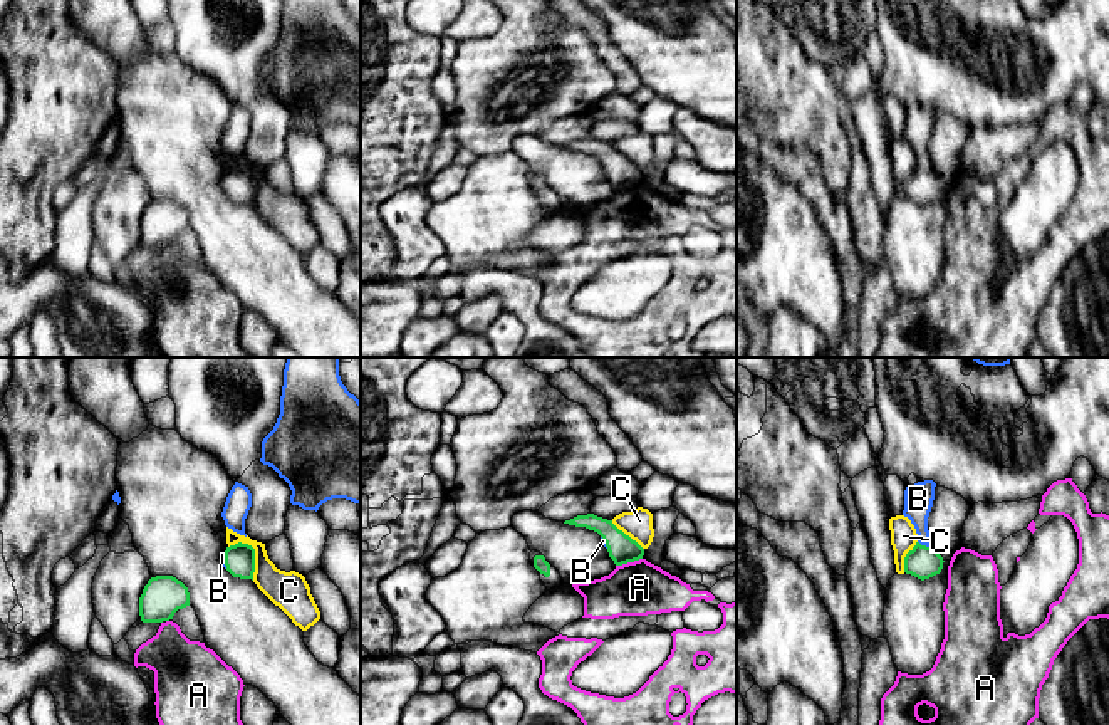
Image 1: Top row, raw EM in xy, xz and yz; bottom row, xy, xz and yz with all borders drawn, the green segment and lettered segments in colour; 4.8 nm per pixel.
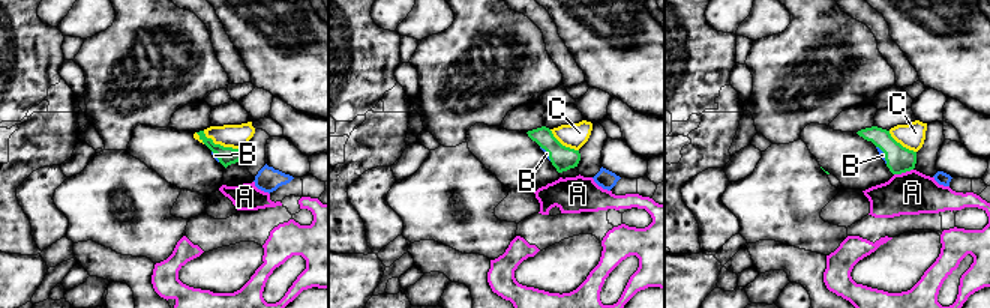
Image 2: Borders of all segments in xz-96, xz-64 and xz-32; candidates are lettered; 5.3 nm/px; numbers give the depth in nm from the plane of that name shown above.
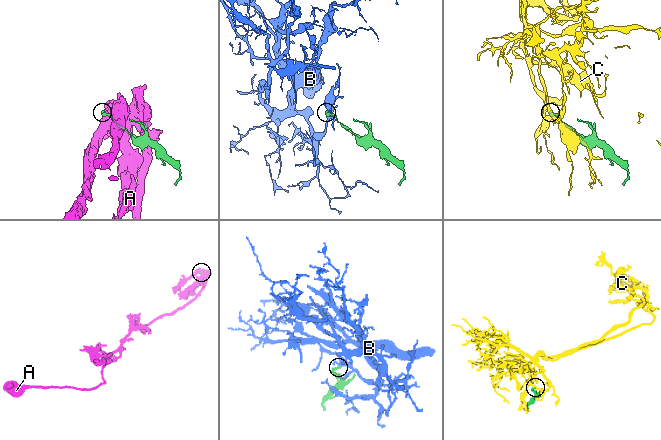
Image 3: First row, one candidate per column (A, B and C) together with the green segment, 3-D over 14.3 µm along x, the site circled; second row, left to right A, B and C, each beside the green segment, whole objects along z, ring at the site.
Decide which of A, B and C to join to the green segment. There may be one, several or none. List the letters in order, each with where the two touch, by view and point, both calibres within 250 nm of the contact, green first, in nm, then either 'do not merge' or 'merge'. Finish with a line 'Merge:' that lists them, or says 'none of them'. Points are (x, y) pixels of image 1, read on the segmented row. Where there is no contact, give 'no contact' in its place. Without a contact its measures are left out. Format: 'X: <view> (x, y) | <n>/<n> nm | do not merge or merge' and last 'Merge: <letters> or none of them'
A: xz (628, 561) | 140/260 nm | do not merge
B: yz (925, 546) | 160/140 nm | merge
C: xy (254, 552) | 140/180 nm | do not merge
Merge: B

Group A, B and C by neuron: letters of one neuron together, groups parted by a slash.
A / B / C

